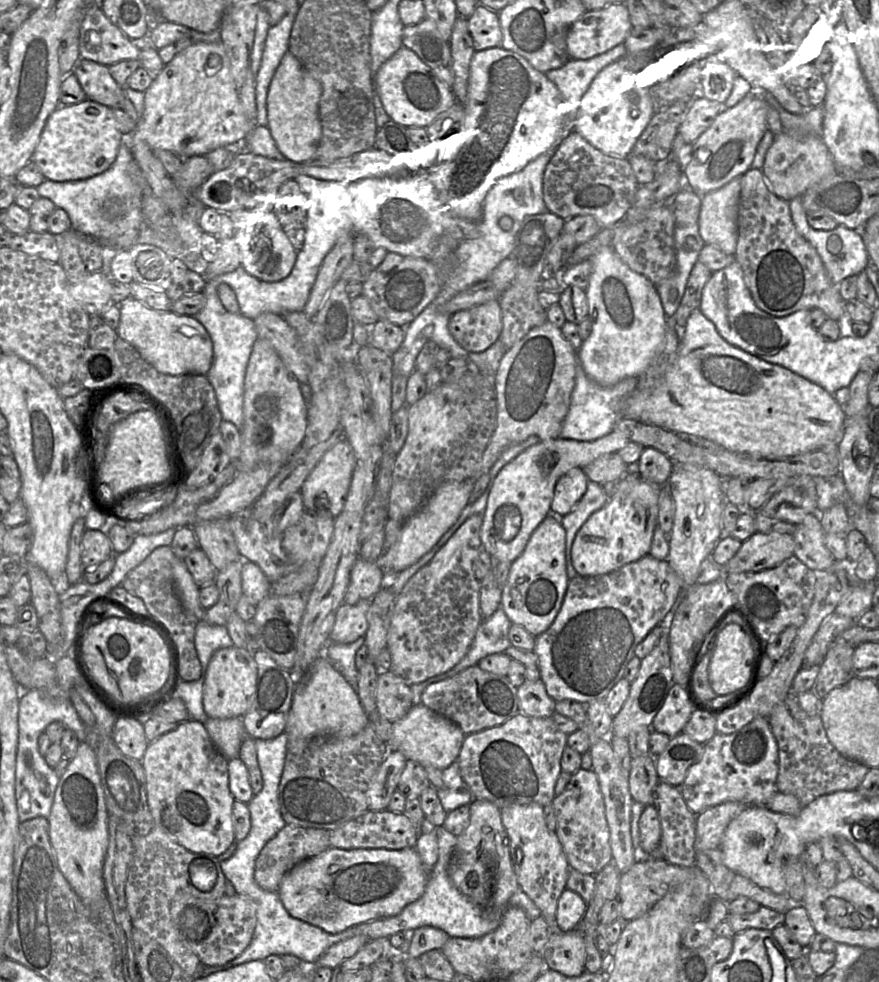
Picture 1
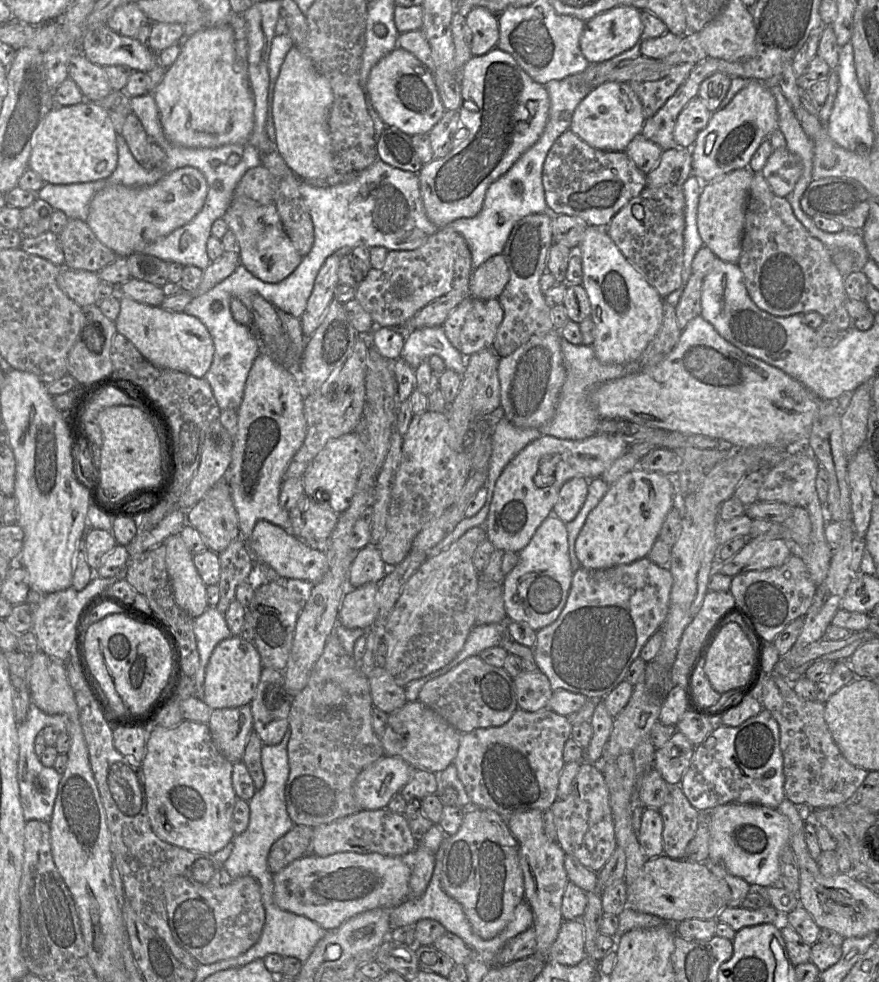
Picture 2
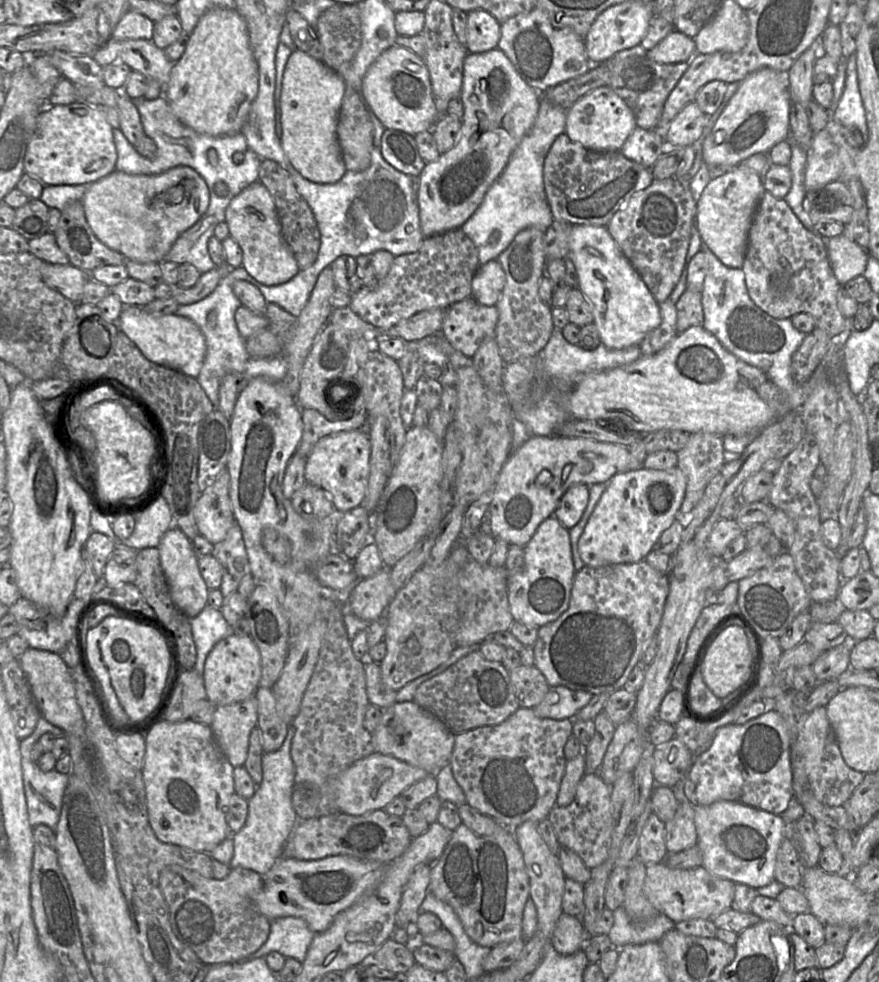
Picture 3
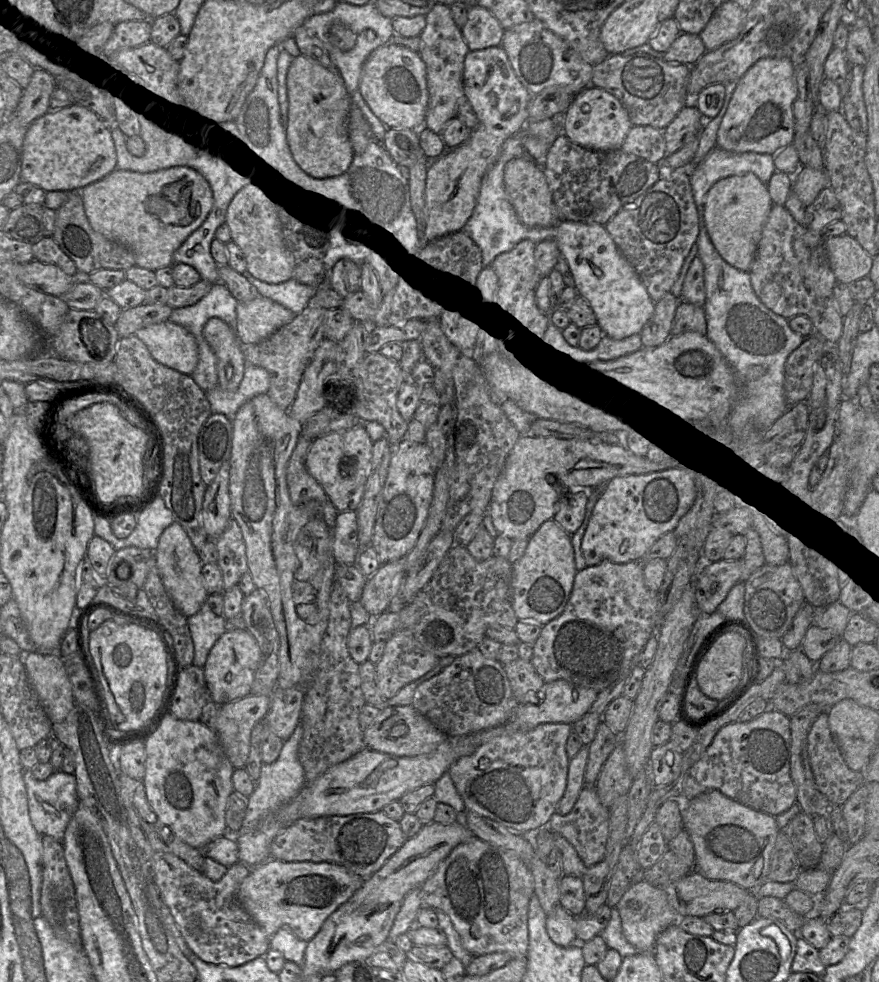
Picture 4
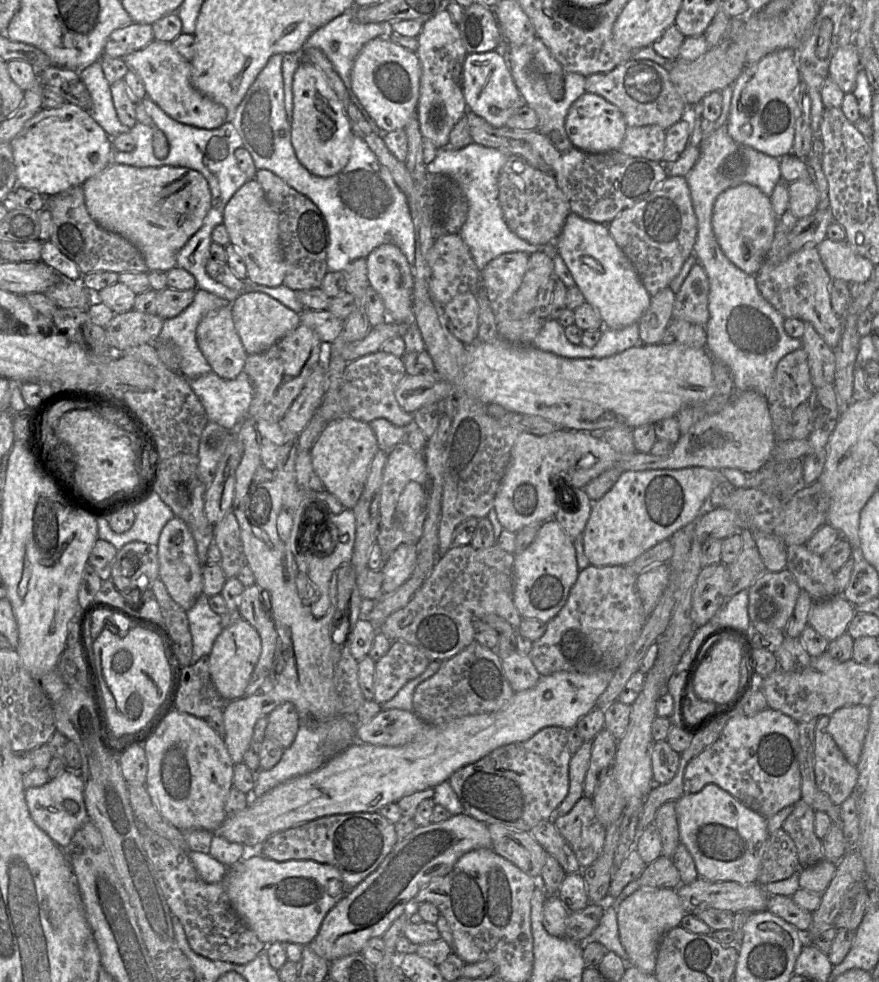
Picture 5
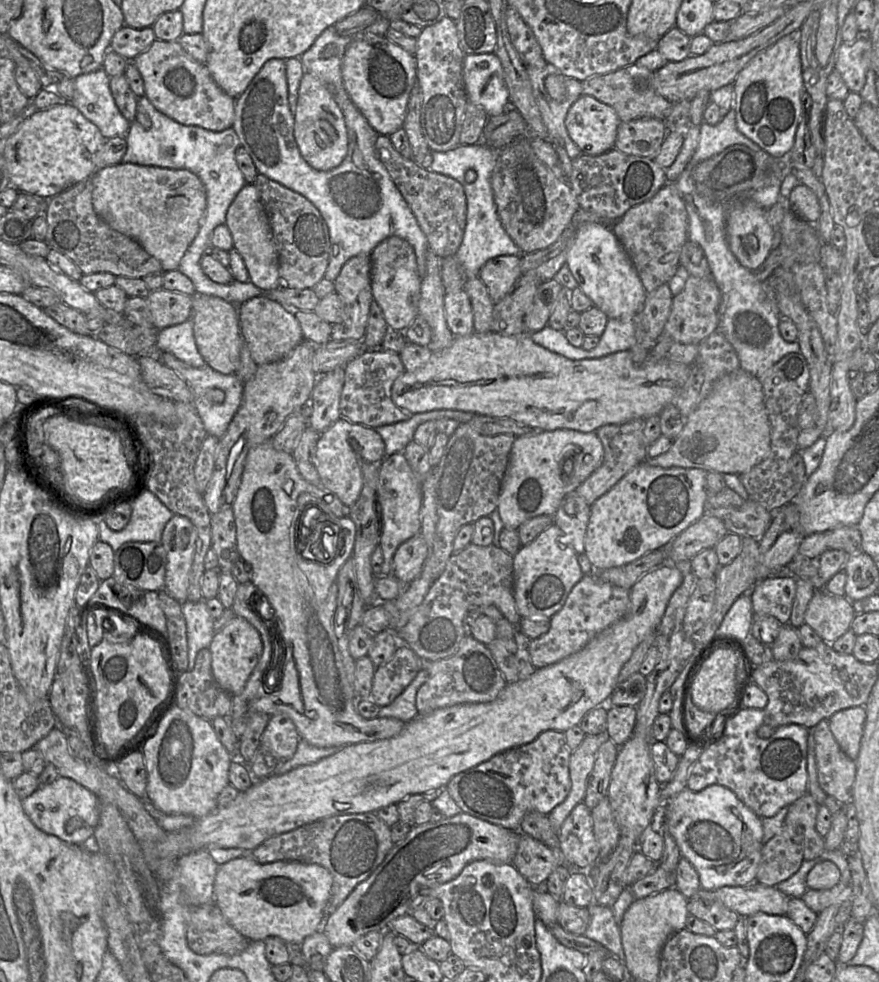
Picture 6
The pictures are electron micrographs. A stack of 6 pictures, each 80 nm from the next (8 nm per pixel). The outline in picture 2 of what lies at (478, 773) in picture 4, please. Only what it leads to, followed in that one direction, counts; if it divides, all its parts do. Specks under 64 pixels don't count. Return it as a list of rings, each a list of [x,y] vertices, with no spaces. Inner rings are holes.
[[[544,708],[536,712],[517,709],[502,726],[463,733],[453,764],[472,808],[493,810],[504,820],[528,810],[550,809],[557,800],[559,777],[565,765],[563,750],[571,732],[565,716]]]

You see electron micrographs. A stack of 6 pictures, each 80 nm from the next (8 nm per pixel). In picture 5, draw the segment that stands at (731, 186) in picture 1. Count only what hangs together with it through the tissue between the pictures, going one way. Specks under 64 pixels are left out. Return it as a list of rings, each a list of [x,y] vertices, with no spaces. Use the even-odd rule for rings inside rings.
[[[748,183],[726,189],[713,206],[712,228],[721,250],[736,267],[750,275],[756,275],[762,266],[771,247],[777,222],[770,197]]]

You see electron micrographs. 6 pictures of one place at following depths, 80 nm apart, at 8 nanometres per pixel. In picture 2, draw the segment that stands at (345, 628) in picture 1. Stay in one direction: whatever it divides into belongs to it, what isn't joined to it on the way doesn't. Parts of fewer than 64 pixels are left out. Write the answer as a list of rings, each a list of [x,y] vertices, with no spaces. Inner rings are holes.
[[[369,582],[357,588],[348,589],[340,605],[340,625],[348,629],[370,629],[374,626],[378,614],[375,601],[378,584]]]

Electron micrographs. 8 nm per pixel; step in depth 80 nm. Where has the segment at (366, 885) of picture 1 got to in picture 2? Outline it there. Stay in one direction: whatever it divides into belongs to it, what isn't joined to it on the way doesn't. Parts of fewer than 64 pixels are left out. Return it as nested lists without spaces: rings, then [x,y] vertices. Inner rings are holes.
[[[355,852],[325,857],[308,854],[273,875],[273,896],[280,909],[306,917],[327,931],[359,913],[397,907],[409,897],[410,876],[409,857]]]

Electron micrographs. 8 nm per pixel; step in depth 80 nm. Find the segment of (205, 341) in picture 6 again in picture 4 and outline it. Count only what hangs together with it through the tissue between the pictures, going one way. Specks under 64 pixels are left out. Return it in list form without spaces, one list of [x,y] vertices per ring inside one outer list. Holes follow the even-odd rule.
[[[213,317],[204,325],[203,337],[216,357],[218,386],[228,392],[235,391],[246,366],[235,331],[223,320]]]

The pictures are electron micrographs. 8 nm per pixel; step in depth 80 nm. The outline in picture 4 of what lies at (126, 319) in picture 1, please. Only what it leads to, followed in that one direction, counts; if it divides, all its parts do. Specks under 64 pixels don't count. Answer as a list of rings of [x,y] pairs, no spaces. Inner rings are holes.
[[[167,320],[141,328],[134,335],[162,365],[186,375],[191,375],[196,368],[198,345],[184,327]]]

